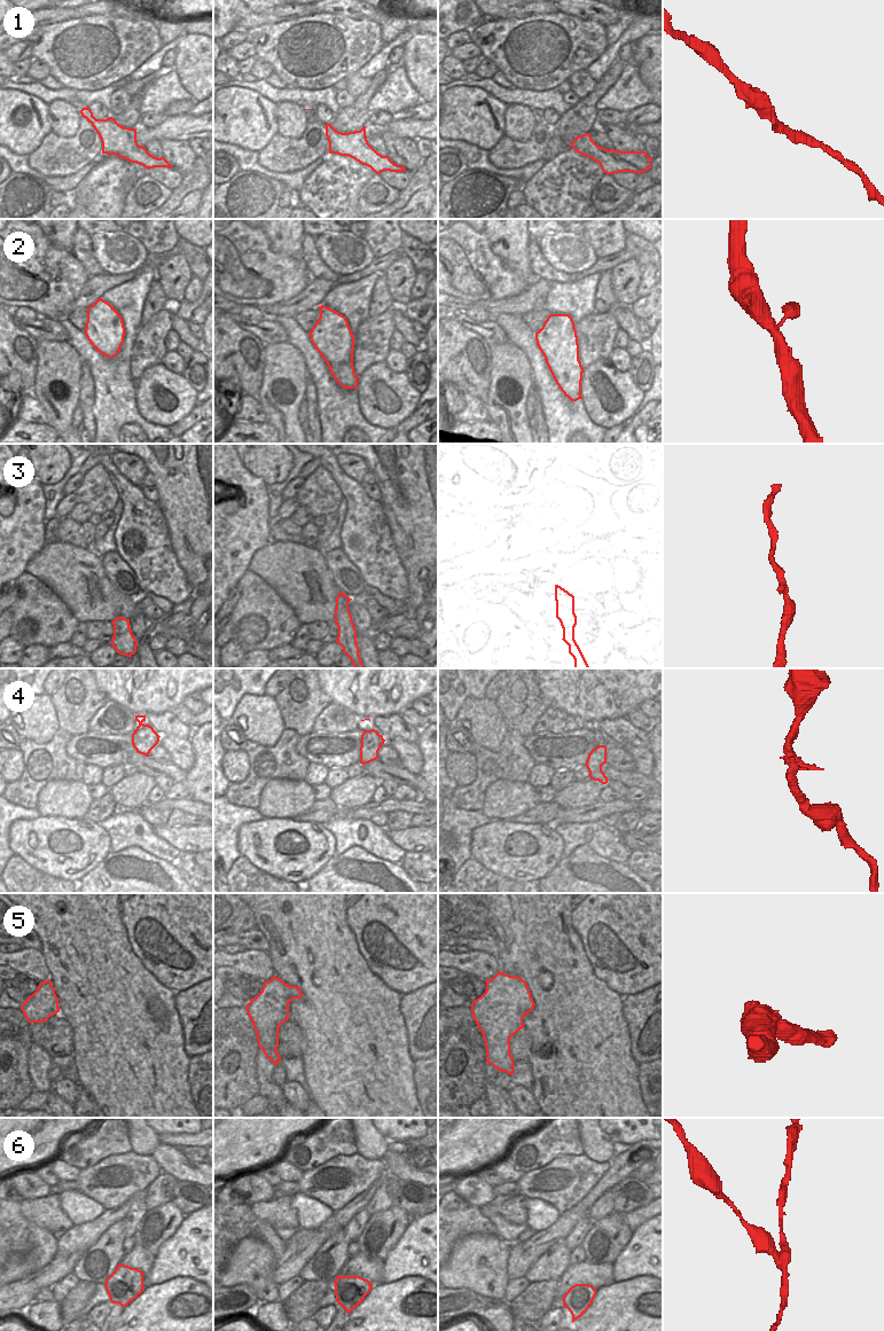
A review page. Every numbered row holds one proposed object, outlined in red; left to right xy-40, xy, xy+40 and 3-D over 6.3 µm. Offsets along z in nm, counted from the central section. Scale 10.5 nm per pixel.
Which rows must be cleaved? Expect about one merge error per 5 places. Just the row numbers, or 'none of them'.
5, 6

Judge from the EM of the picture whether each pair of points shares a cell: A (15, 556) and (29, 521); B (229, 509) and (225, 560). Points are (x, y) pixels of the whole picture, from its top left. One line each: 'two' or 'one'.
A: one
B: one

